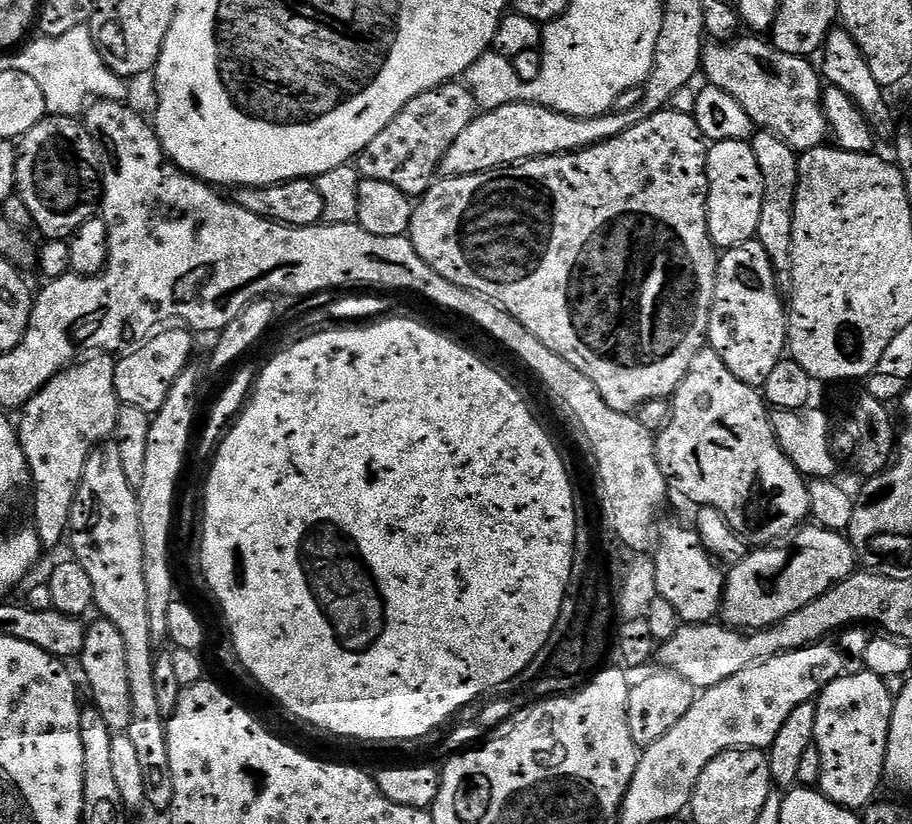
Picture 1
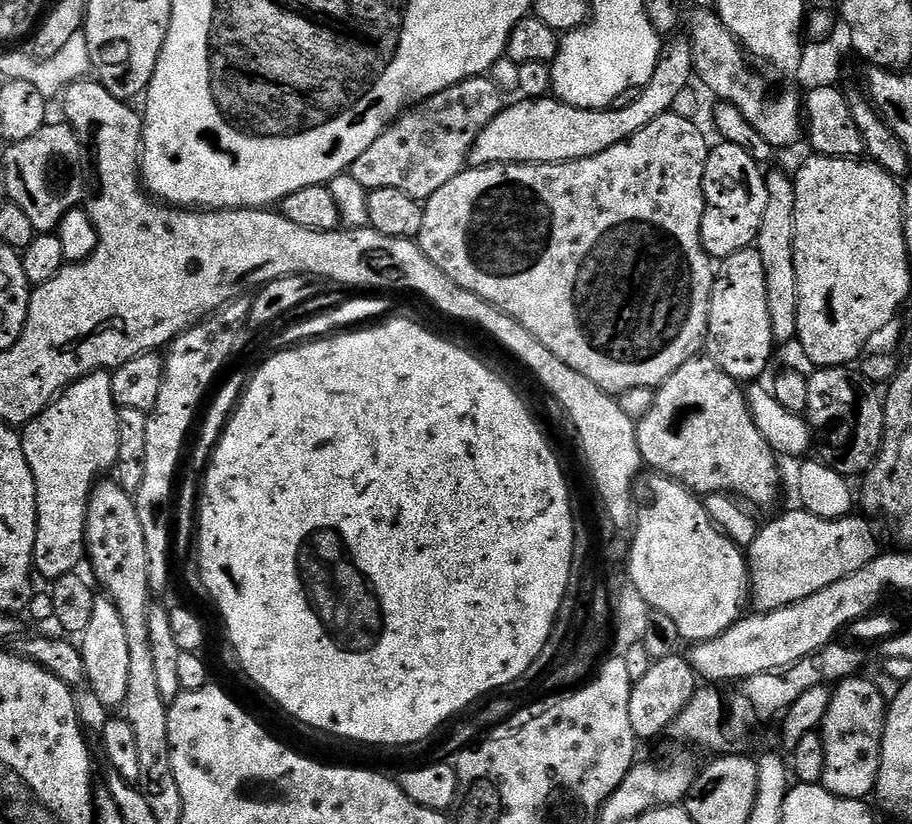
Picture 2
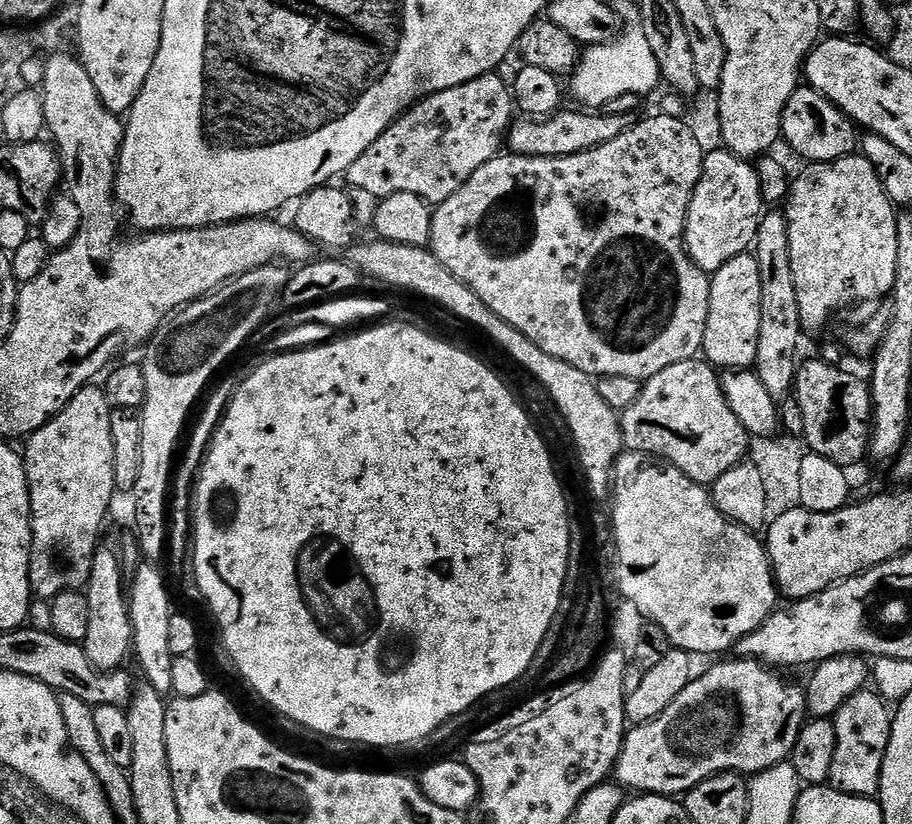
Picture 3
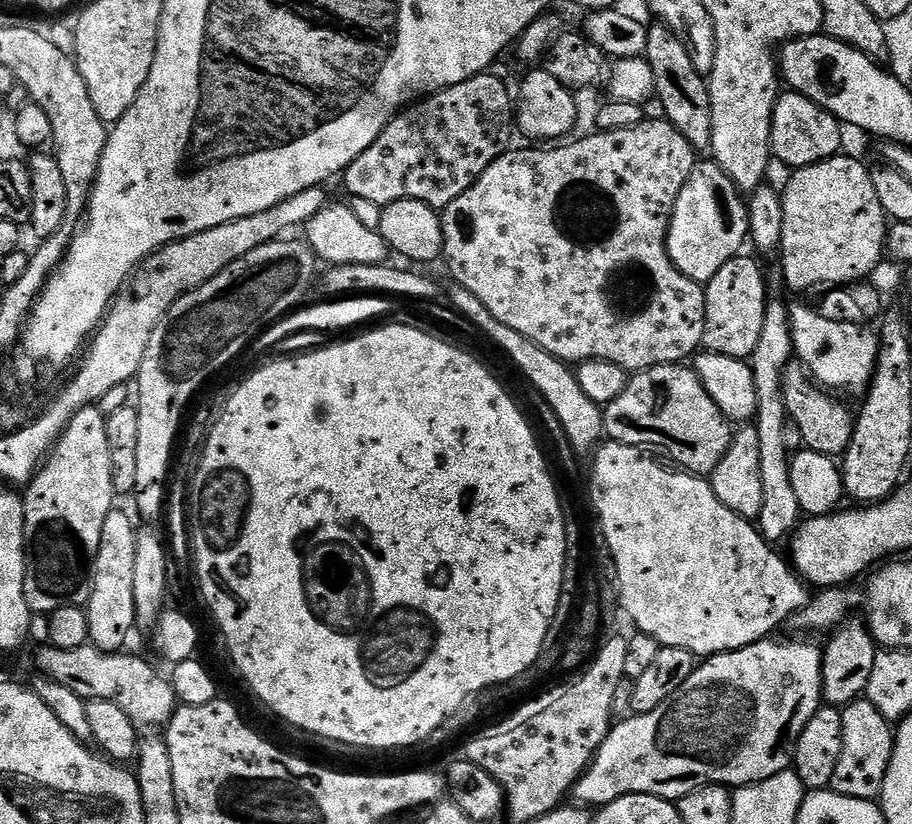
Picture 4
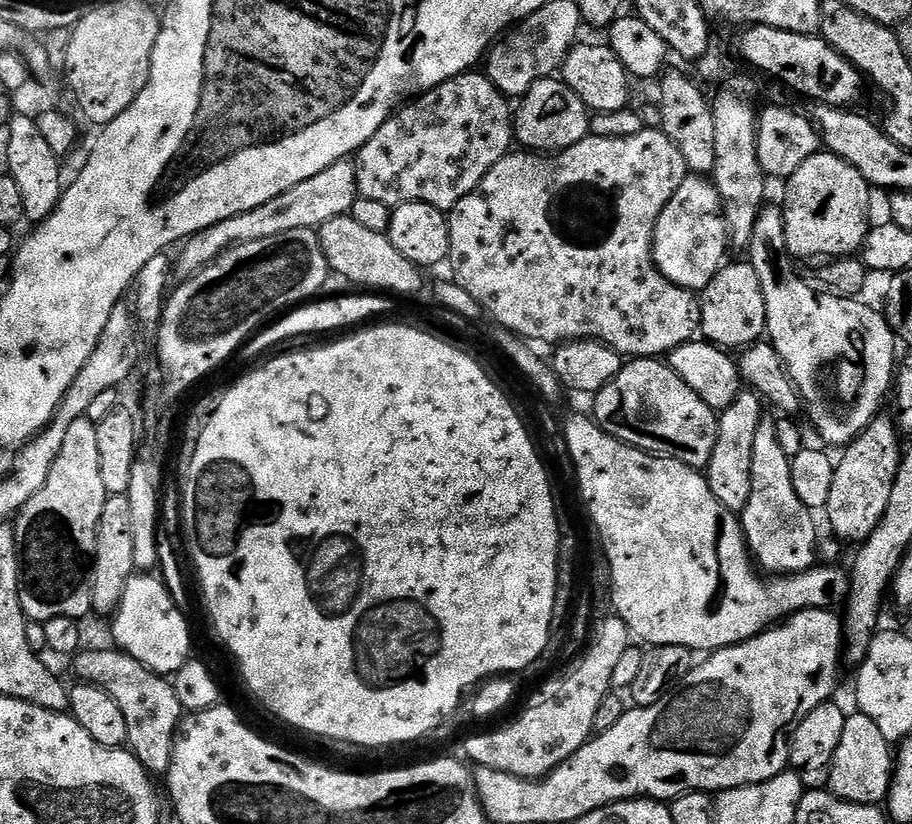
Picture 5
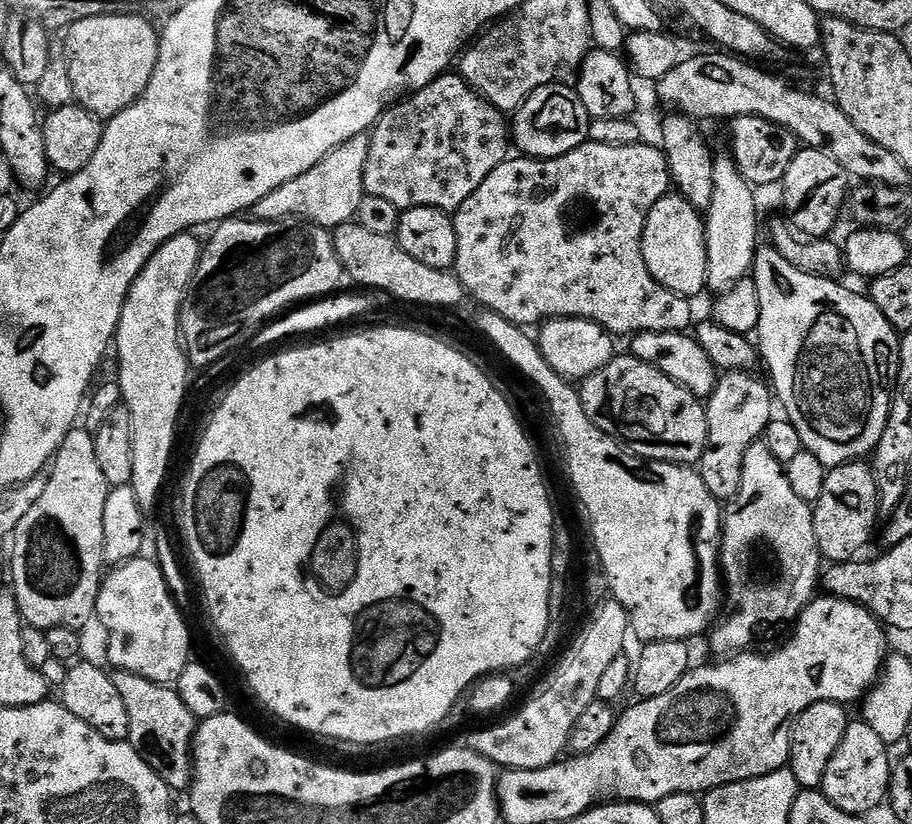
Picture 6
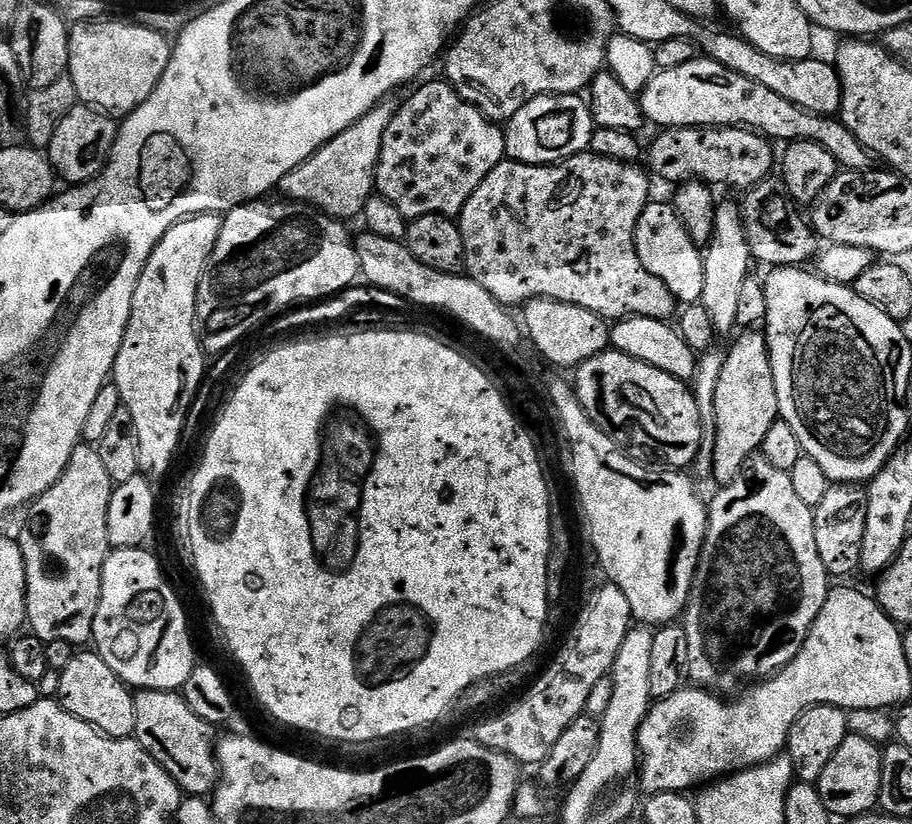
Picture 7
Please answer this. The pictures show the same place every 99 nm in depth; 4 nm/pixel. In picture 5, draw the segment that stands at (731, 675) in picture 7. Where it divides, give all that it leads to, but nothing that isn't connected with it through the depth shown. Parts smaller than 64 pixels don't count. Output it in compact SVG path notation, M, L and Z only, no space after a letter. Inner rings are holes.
M765 414L754 434L754 462L750 462L750 502L746 502L742 513L742 527L753 561L765 573L792 576L795 572L805 572L817 563L816 520L812 517L815 516L813 509L807 508L794 491L794 478L790 478L792 457L782 451L778 442L776 421L775 415Z

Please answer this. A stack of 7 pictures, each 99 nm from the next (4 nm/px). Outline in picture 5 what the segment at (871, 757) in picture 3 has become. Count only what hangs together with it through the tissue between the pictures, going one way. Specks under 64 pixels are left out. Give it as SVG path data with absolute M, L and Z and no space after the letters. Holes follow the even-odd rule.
M853 711L846 715L846 726L842 726L842 739L834 753L834 766L830 770L828 788L833 796L855 804L880 806L887 801L894 771L894 748L878 725L866 714Z

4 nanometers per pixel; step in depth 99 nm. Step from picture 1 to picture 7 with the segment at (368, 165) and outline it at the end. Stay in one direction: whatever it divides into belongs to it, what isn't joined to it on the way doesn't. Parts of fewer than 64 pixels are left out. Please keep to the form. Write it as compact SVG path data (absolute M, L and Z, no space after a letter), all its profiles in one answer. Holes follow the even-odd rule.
M440 80L422 85L404 105L401 103L390 126L386 126L386 134L382 134L382 154L378 154L375 191L410 222L426 214L459 217L466 202L470 202L470 194L474 194L484 179L506 159L505 129L463 100L451 84Z

